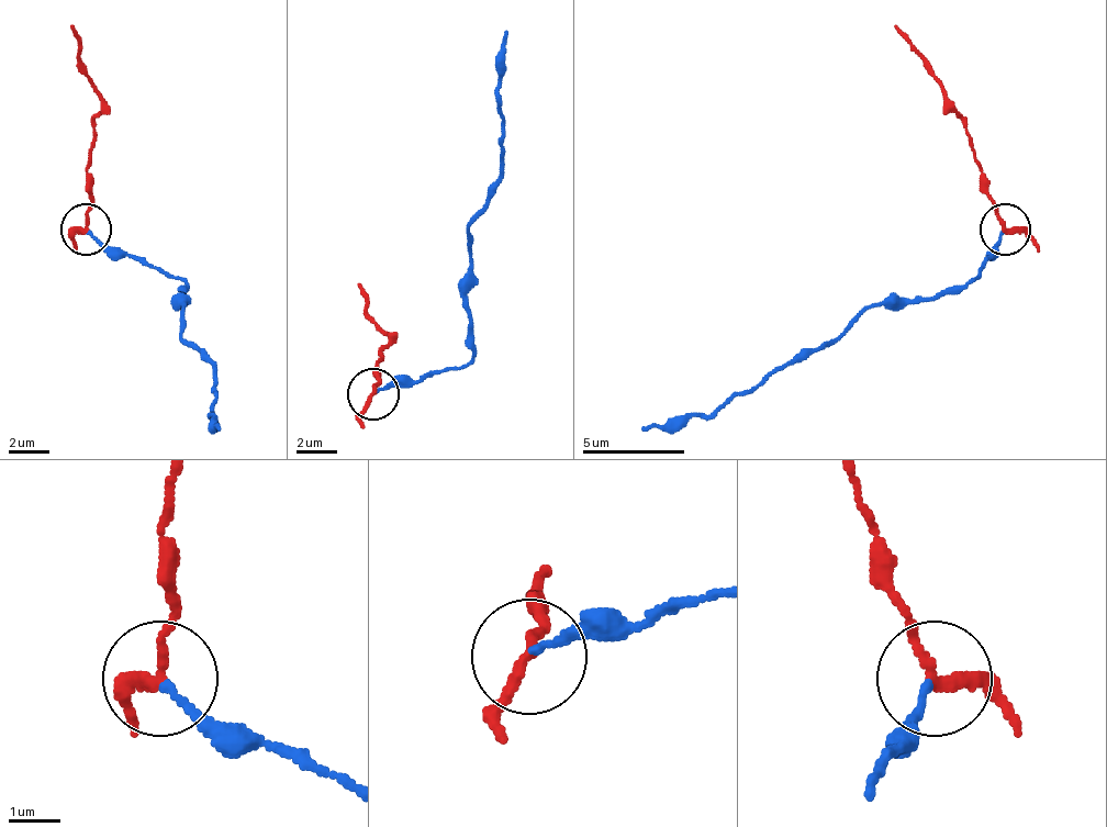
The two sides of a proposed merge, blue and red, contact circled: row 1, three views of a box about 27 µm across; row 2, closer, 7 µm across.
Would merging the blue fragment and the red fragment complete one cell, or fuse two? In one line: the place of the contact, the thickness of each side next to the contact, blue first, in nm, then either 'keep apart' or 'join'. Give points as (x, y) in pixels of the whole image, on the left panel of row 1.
at (86, 230); 140 nm thick on the blue side, 200 nm on the other; keep apart

